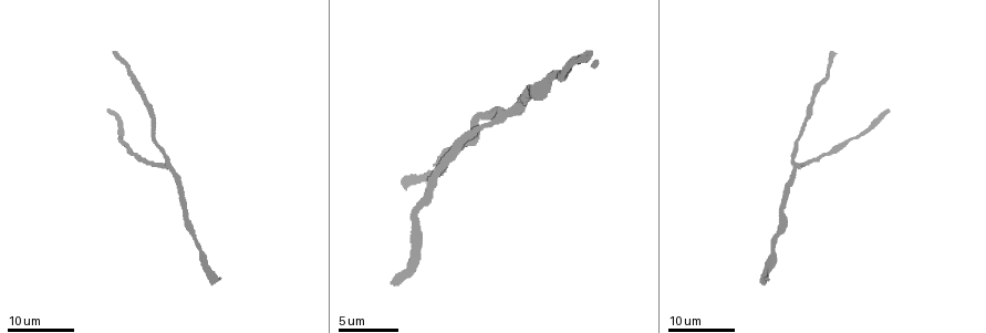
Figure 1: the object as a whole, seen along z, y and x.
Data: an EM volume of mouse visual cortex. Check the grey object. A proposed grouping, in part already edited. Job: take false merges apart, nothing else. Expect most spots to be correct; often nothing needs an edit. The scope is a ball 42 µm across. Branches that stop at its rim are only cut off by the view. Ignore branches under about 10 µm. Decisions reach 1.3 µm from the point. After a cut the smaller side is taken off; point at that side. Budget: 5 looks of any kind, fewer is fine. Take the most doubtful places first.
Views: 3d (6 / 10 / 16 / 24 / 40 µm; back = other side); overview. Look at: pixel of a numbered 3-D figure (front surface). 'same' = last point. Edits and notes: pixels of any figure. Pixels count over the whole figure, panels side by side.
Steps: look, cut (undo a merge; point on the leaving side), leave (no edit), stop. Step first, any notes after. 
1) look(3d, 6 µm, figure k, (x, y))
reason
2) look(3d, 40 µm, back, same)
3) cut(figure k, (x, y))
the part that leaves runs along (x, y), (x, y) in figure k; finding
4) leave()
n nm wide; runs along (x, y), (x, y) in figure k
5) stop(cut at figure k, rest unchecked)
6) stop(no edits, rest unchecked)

look(3d, 16 µm, figure 1, (503, 114))
three arms meet

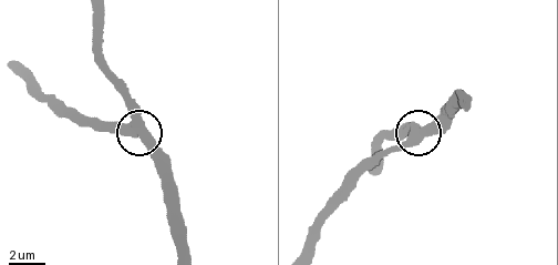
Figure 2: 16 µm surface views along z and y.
look(3d, 10 µm, figure 2, (141, 124))

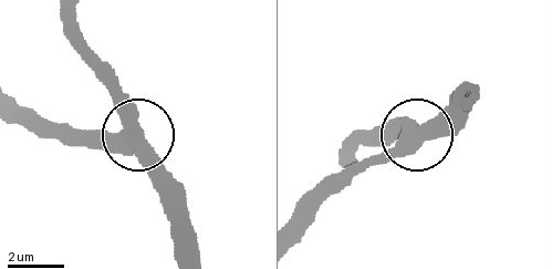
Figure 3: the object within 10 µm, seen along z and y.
leave()
480 nm wide; one cell here

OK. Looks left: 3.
look(3d, 16 µm, figure 1, (845, 143))
sudden change in width

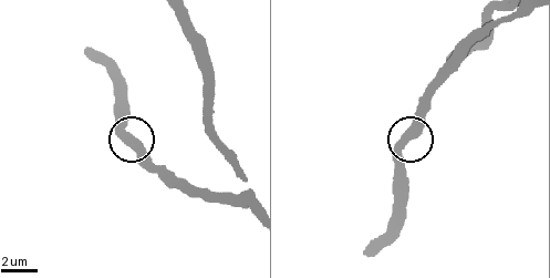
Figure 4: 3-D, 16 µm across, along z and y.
look(3d, 6 µm, figure 4, (131, 139))

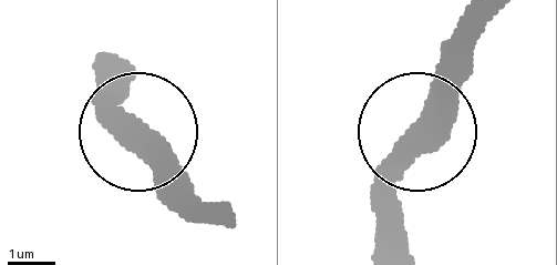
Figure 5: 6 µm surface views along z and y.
leave()
runs along (493, 16), (378, 226) in figure 5; one cell here

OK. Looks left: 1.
stop(no edits, rest unchecked)

